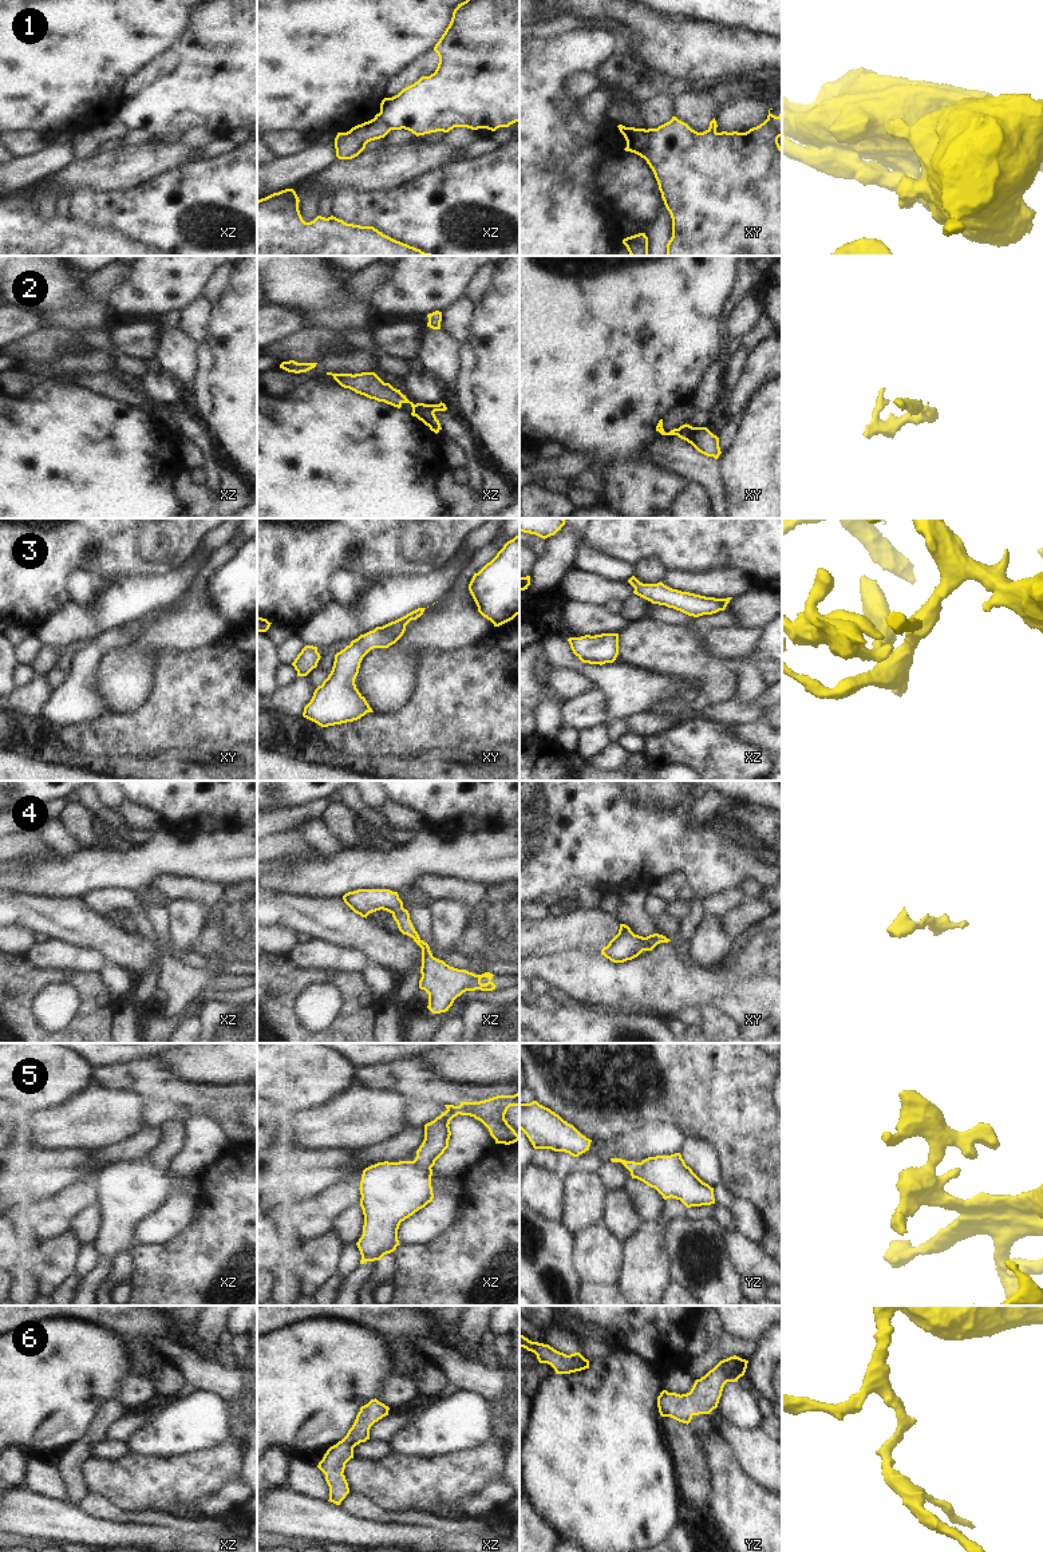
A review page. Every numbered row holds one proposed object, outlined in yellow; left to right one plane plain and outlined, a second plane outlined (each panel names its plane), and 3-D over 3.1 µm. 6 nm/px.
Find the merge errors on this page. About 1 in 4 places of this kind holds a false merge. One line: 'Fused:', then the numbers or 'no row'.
Fused: 1, 2

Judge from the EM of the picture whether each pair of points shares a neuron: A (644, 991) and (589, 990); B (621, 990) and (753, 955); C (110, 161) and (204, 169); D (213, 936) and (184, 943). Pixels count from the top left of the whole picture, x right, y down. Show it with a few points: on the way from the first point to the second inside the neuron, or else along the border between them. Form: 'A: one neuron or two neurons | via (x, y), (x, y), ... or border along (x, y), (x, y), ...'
A: one neuron | via (631, 990), (603, 990)
B: one neuron | via (654, 986), (720, 986)
C: two neurons | border along (198, 158), (162, 172), (150, 180)
D: two neurons | border along (206, 913), (206, 920), (192, 950)

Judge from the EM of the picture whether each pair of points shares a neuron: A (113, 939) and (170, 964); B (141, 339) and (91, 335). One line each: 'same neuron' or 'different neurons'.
A: different neurons
B: different neurons

